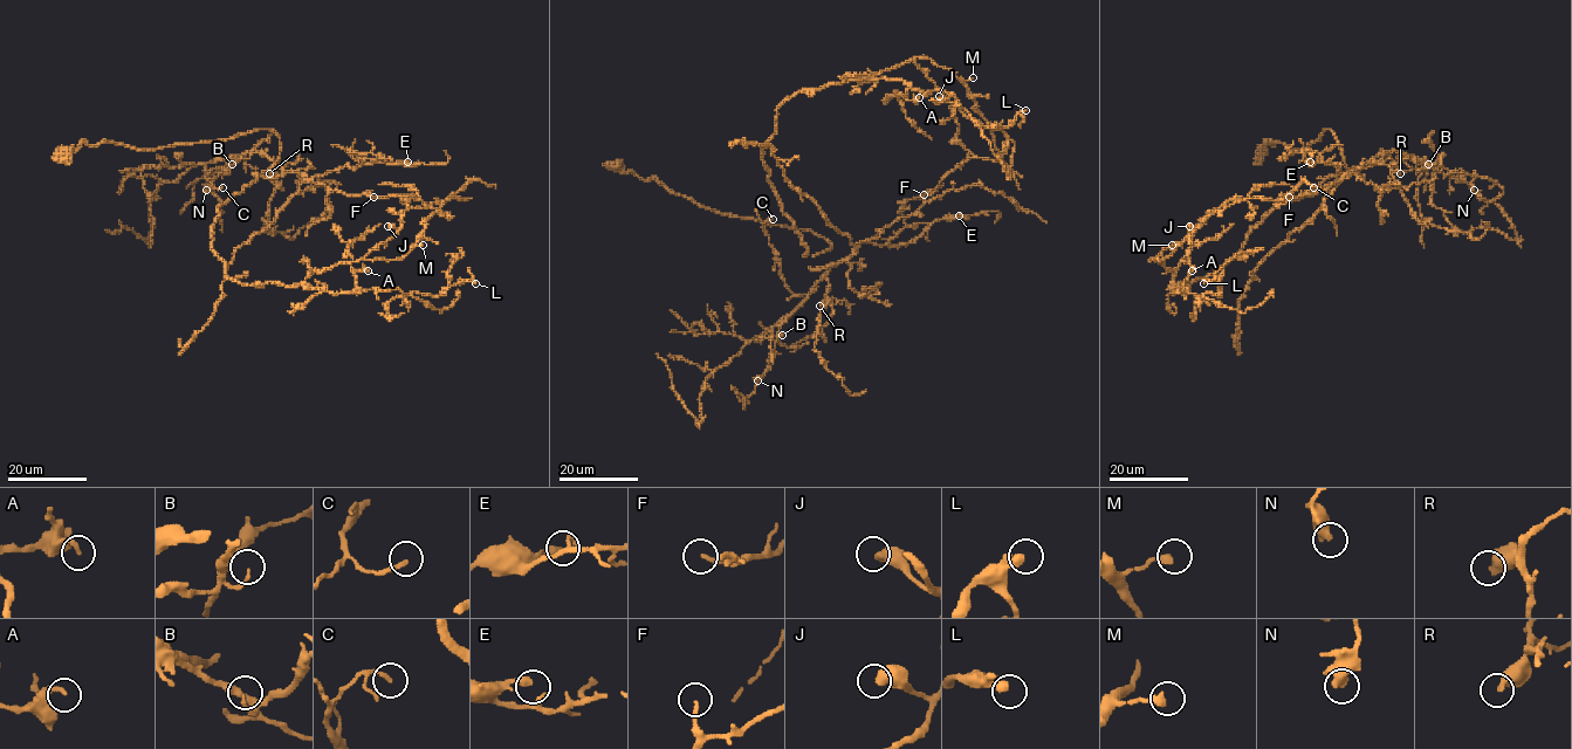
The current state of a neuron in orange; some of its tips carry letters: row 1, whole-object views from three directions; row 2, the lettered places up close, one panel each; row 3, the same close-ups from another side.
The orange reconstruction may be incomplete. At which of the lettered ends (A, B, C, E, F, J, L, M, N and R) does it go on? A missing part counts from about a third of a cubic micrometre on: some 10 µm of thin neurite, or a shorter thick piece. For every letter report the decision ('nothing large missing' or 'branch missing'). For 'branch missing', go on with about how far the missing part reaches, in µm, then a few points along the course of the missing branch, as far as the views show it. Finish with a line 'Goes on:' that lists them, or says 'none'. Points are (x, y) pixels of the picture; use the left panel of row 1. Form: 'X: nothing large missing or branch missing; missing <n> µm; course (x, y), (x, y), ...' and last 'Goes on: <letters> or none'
A: nothing large missing
B: nothing large missing
C: nothing large missing
E: nothing large missing
F: nothing large missing
J: nothing large missing
L: nothing large missing
M: nothing large missing
N: nothing large missing
R: nothing large missing
Goes on: none

